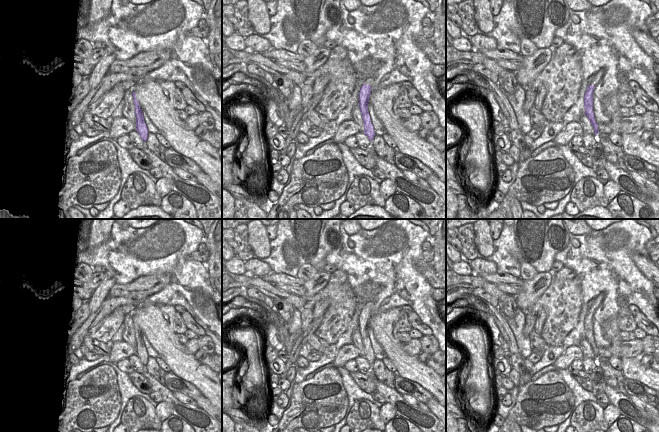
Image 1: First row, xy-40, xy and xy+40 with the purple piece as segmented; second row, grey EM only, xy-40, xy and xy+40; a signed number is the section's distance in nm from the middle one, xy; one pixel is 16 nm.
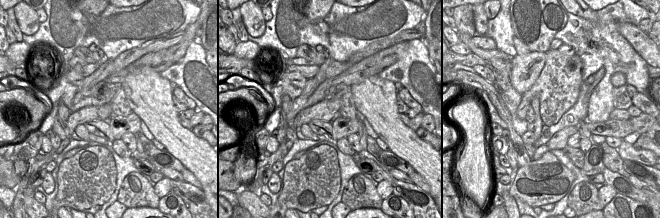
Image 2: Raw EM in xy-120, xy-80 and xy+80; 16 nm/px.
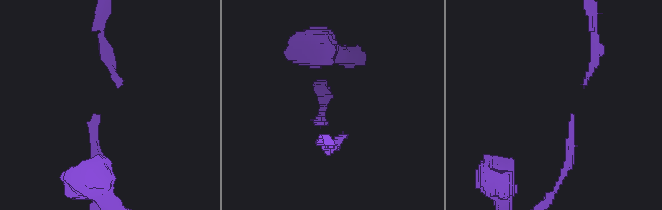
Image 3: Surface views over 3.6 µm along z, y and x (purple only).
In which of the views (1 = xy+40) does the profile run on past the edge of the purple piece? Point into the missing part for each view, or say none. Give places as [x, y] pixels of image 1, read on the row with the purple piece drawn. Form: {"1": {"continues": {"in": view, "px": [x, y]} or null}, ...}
{"1": {"continues": null}}

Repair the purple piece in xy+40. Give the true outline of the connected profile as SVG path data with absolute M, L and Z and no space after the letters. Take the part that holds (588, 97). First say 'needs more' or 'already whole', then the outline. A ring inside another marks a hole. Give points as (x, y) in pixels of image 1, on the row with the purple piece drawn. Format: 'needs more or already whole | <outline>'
already whole | M589 85L587 87L587 90L584 95L584 108L585 108L585 115L590 120L593 129L595 131L595 136L599 133L598 131L598 124L596 123L595 117L594 117L594 111L593 111L593 92L594 92L595 86Z

